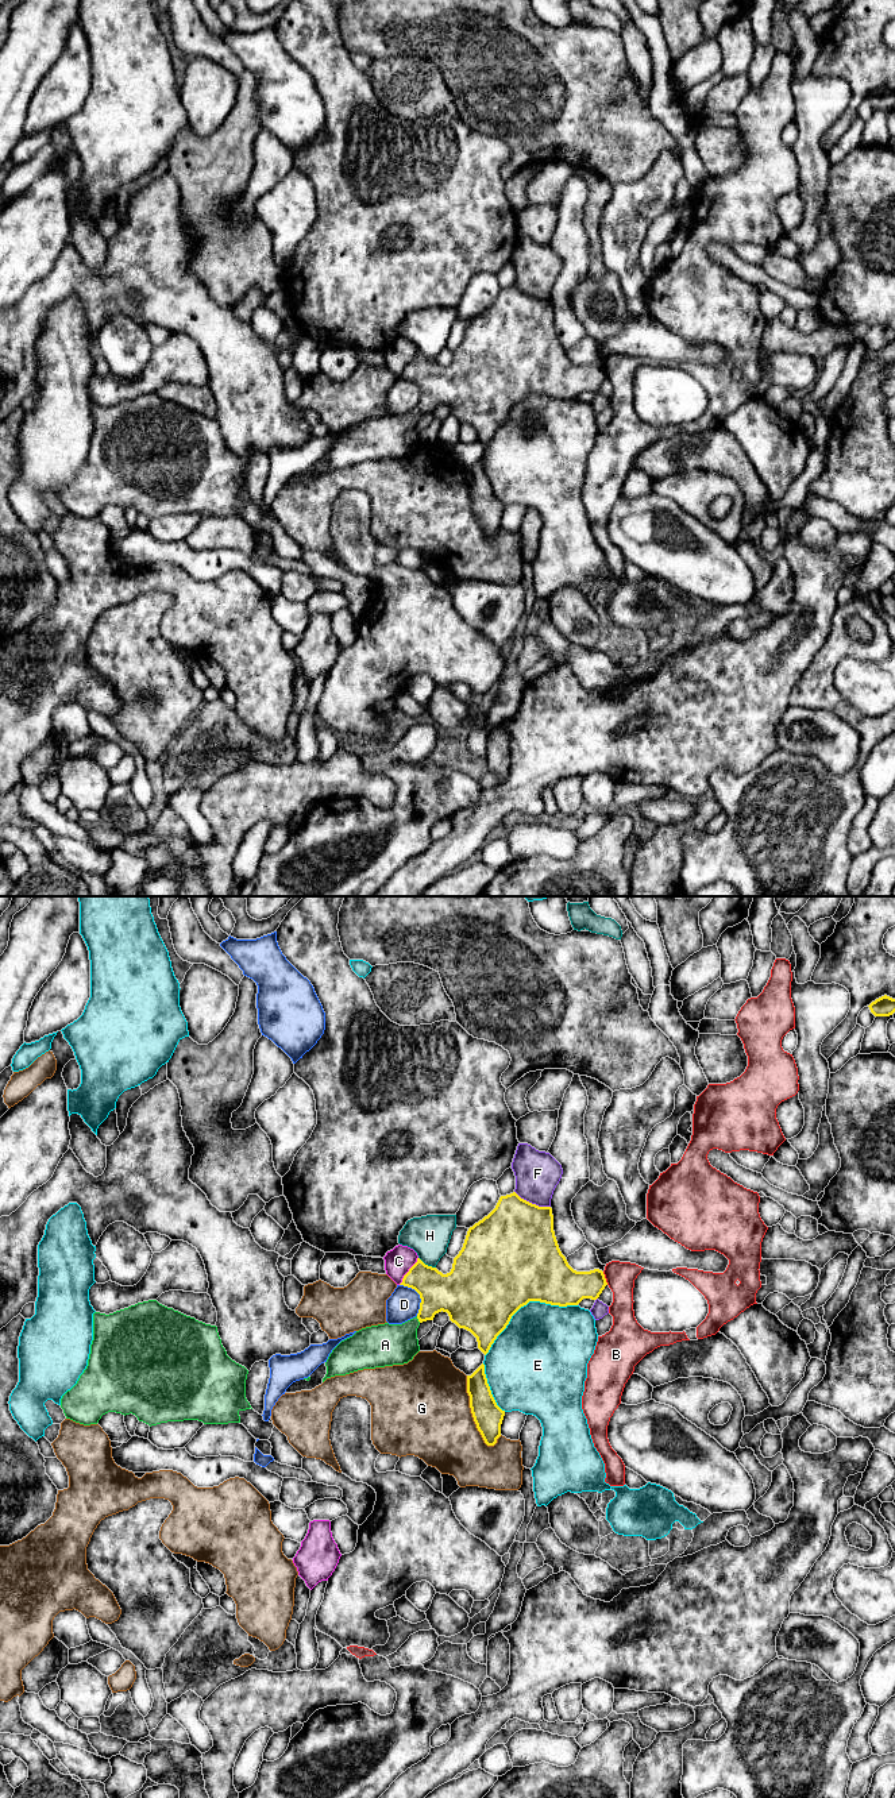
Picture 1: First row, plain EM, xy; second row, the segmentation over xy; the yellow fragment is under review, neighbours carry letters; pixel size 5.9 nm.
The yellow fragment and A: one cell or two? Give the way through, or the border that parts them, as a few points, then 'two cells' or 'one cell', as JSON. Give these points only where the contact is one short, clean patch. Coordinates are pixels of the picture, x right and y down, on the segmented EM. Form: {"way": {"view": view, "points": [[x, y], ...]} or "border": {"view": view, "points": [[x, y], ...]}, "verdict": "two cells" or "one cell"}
{"way": {"view": "xy", "points": [[451, 1293], [444, 1293], [417, 1318], [393, 1343], [385, 1345]]}, "verdict": "one cell"}

